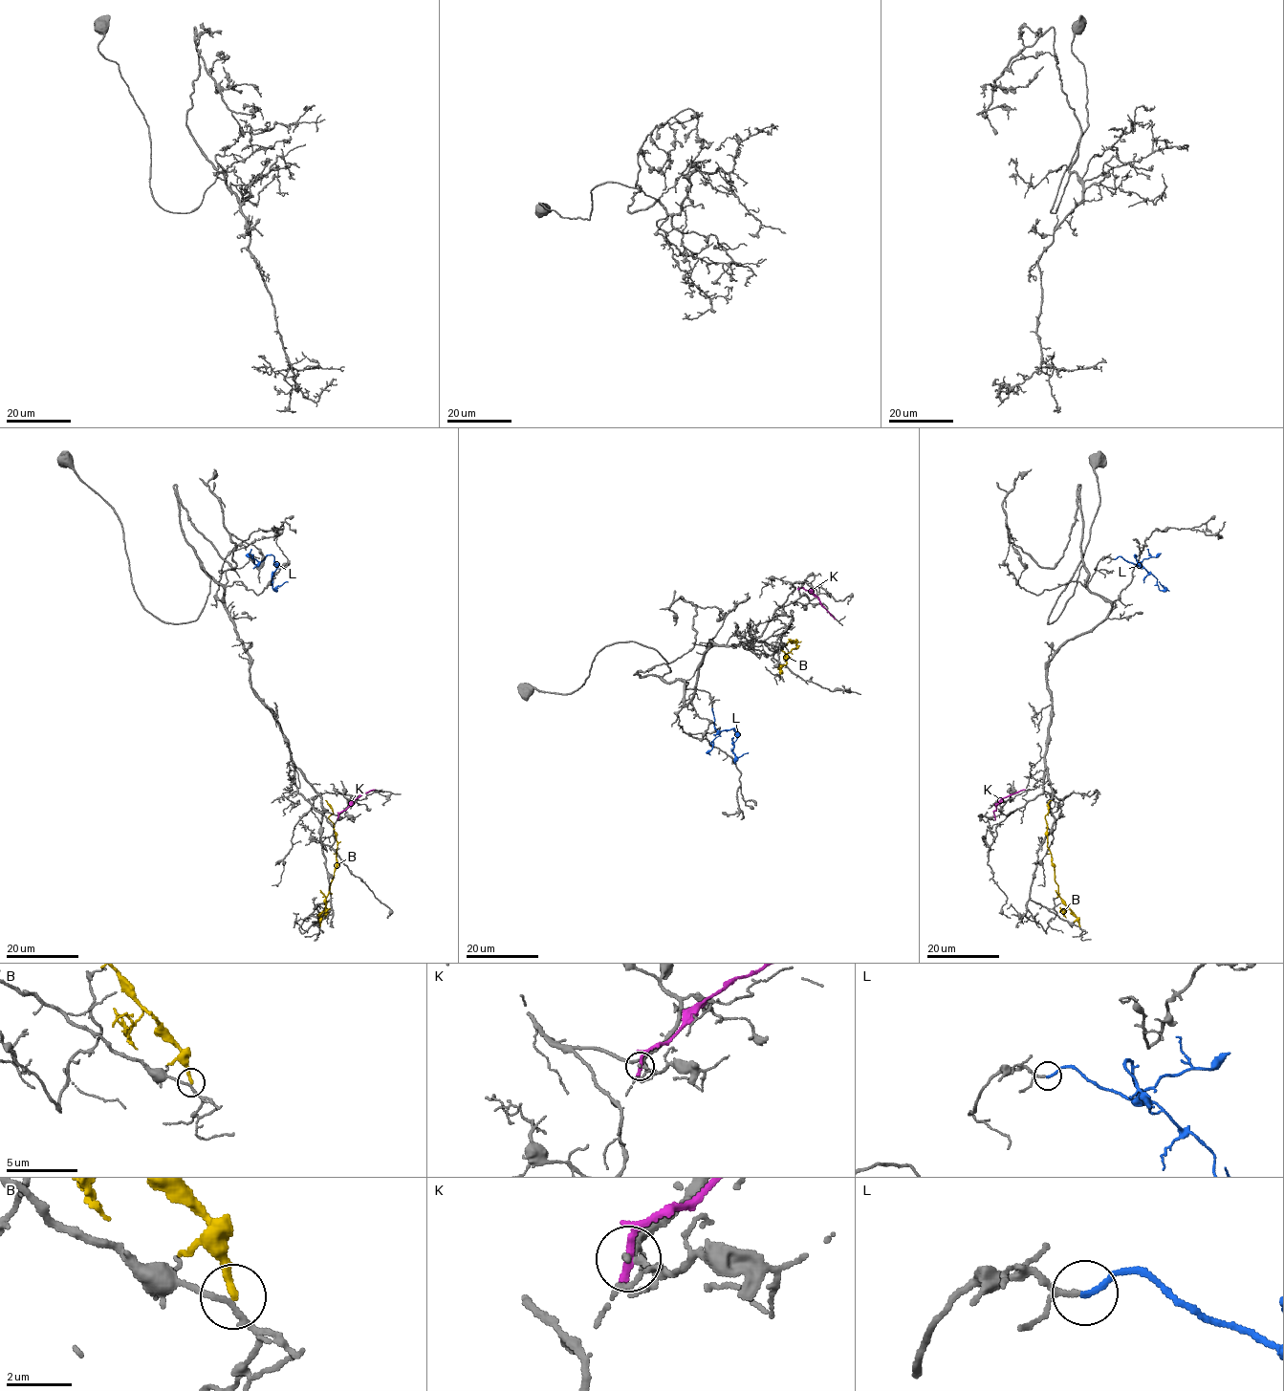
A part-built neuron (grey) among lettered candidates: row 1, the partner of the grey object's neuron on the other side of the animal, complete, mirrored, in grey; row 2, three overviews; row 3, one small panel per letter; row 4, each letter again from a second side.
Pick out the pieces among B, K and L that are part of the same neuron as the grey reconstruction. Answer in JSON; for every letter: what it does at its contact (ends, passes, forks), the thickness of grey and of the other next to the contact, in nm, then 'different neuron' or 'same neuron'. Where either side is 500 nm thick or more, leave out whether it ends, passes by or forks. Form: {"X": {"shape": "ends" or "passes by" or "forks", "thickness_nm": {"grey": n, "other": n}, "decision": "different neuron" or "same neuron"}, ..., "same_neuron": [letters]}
{"B": {"shape": "ends", "thickness_nm": {"grey": 180, "other": 280}, "decision": "different neuron"}, "K": {"shape": "passes by", "thickness_nm": {"grey": 190, "other": 200}, "decision": "different neuron"}, "L": {"shape": "ends", "thickness_nm": {"grey": 130, "other": 200}, "decision": "same neuron"}, "same_neuron": ["L"]}

